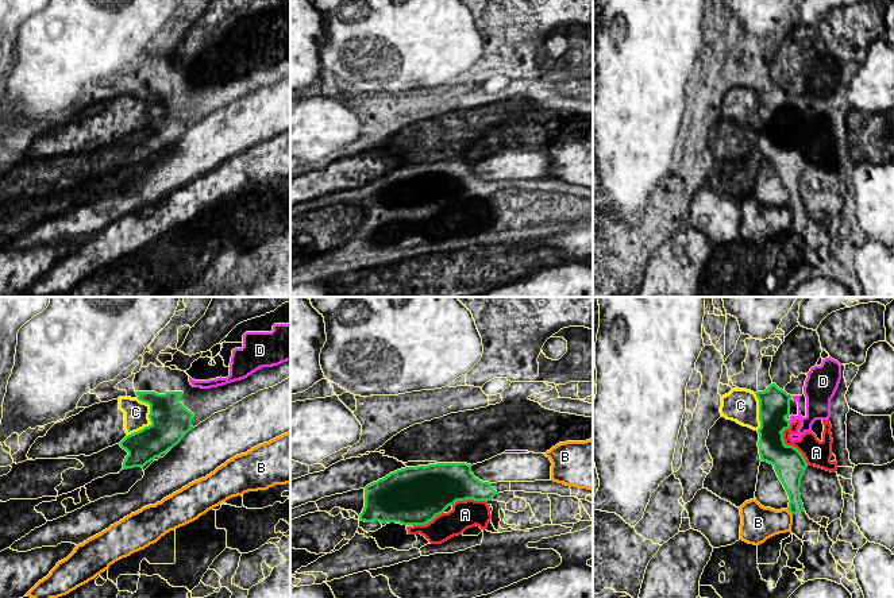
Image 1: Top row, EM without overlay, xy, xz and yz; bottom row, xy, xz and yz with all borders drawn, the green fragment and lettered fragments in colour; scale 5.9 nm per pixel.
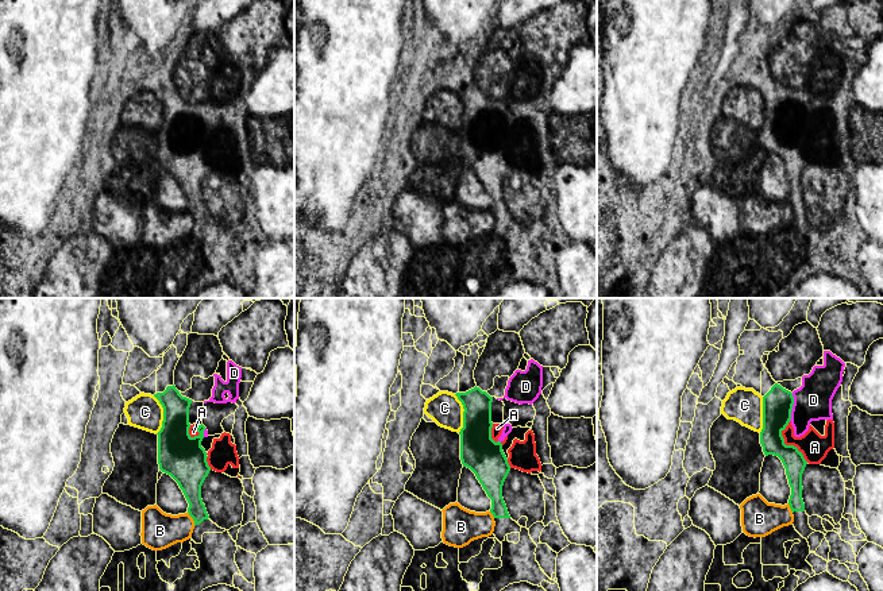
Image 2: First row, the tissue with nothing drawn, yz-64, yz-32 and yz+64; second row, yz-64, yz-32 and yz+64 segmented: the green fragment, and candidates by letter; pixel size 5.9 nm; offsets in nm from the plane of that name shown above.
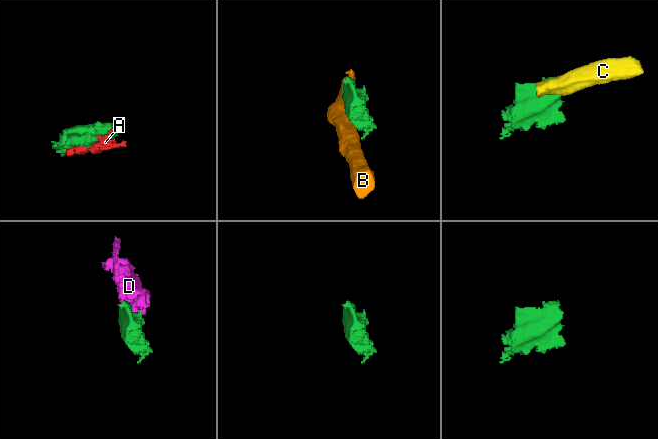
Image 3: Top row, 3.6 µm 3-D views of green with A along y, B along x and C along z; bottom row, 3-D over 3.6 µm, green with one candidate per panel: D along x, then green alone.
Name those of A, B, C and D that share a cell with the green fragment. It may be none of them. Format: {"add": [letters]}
{"add": ["D"]}

